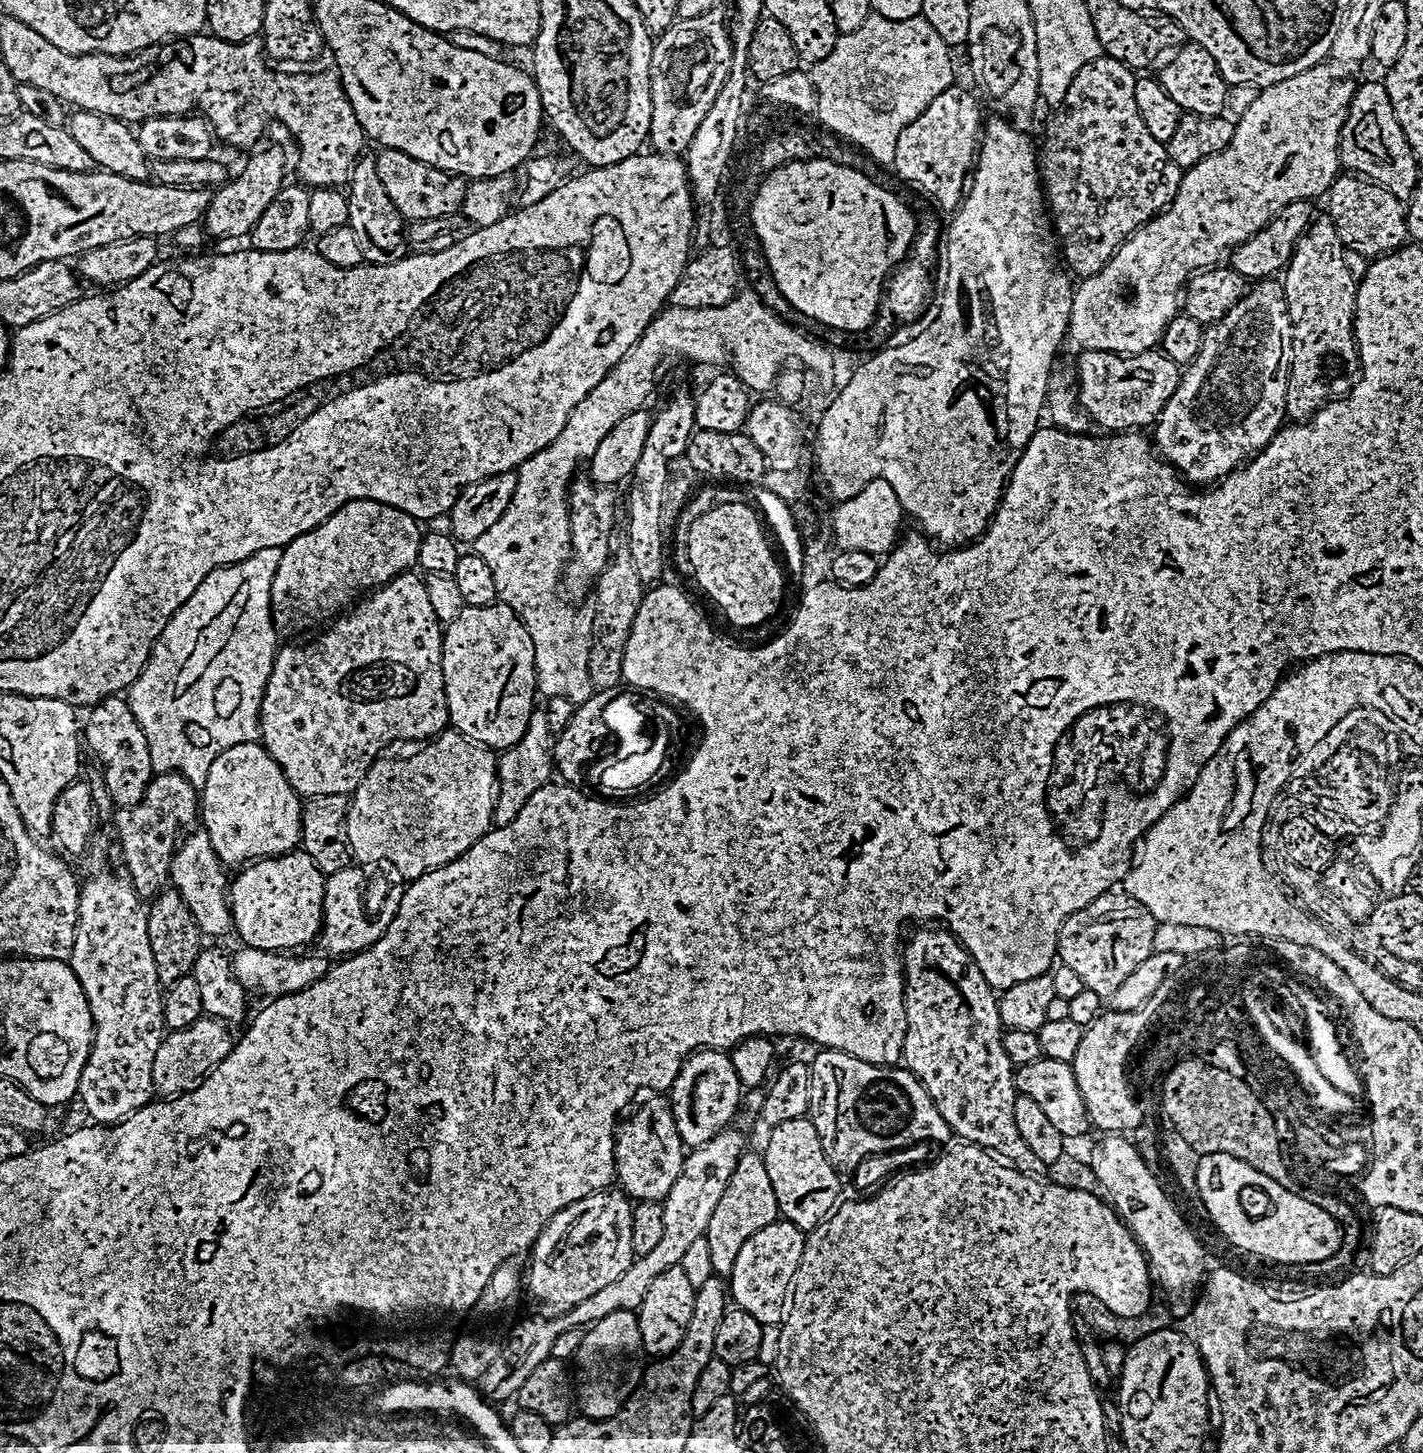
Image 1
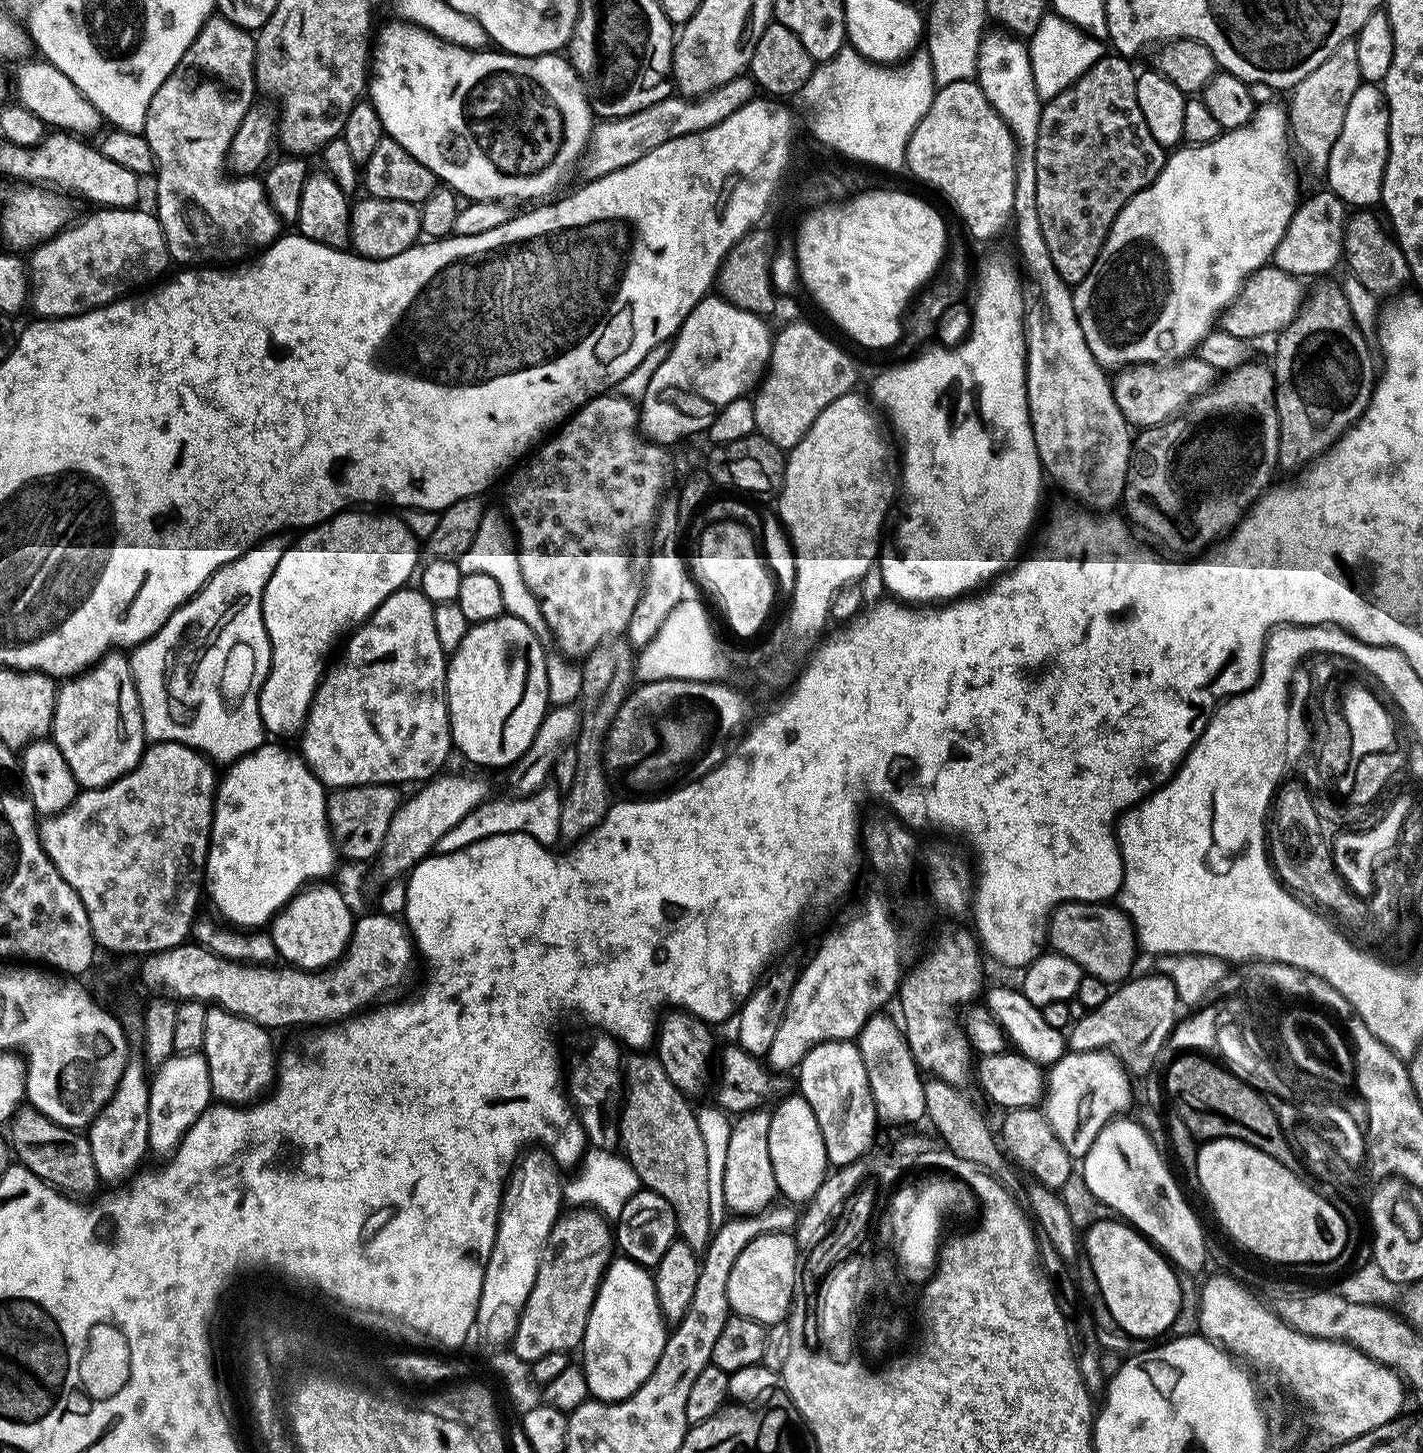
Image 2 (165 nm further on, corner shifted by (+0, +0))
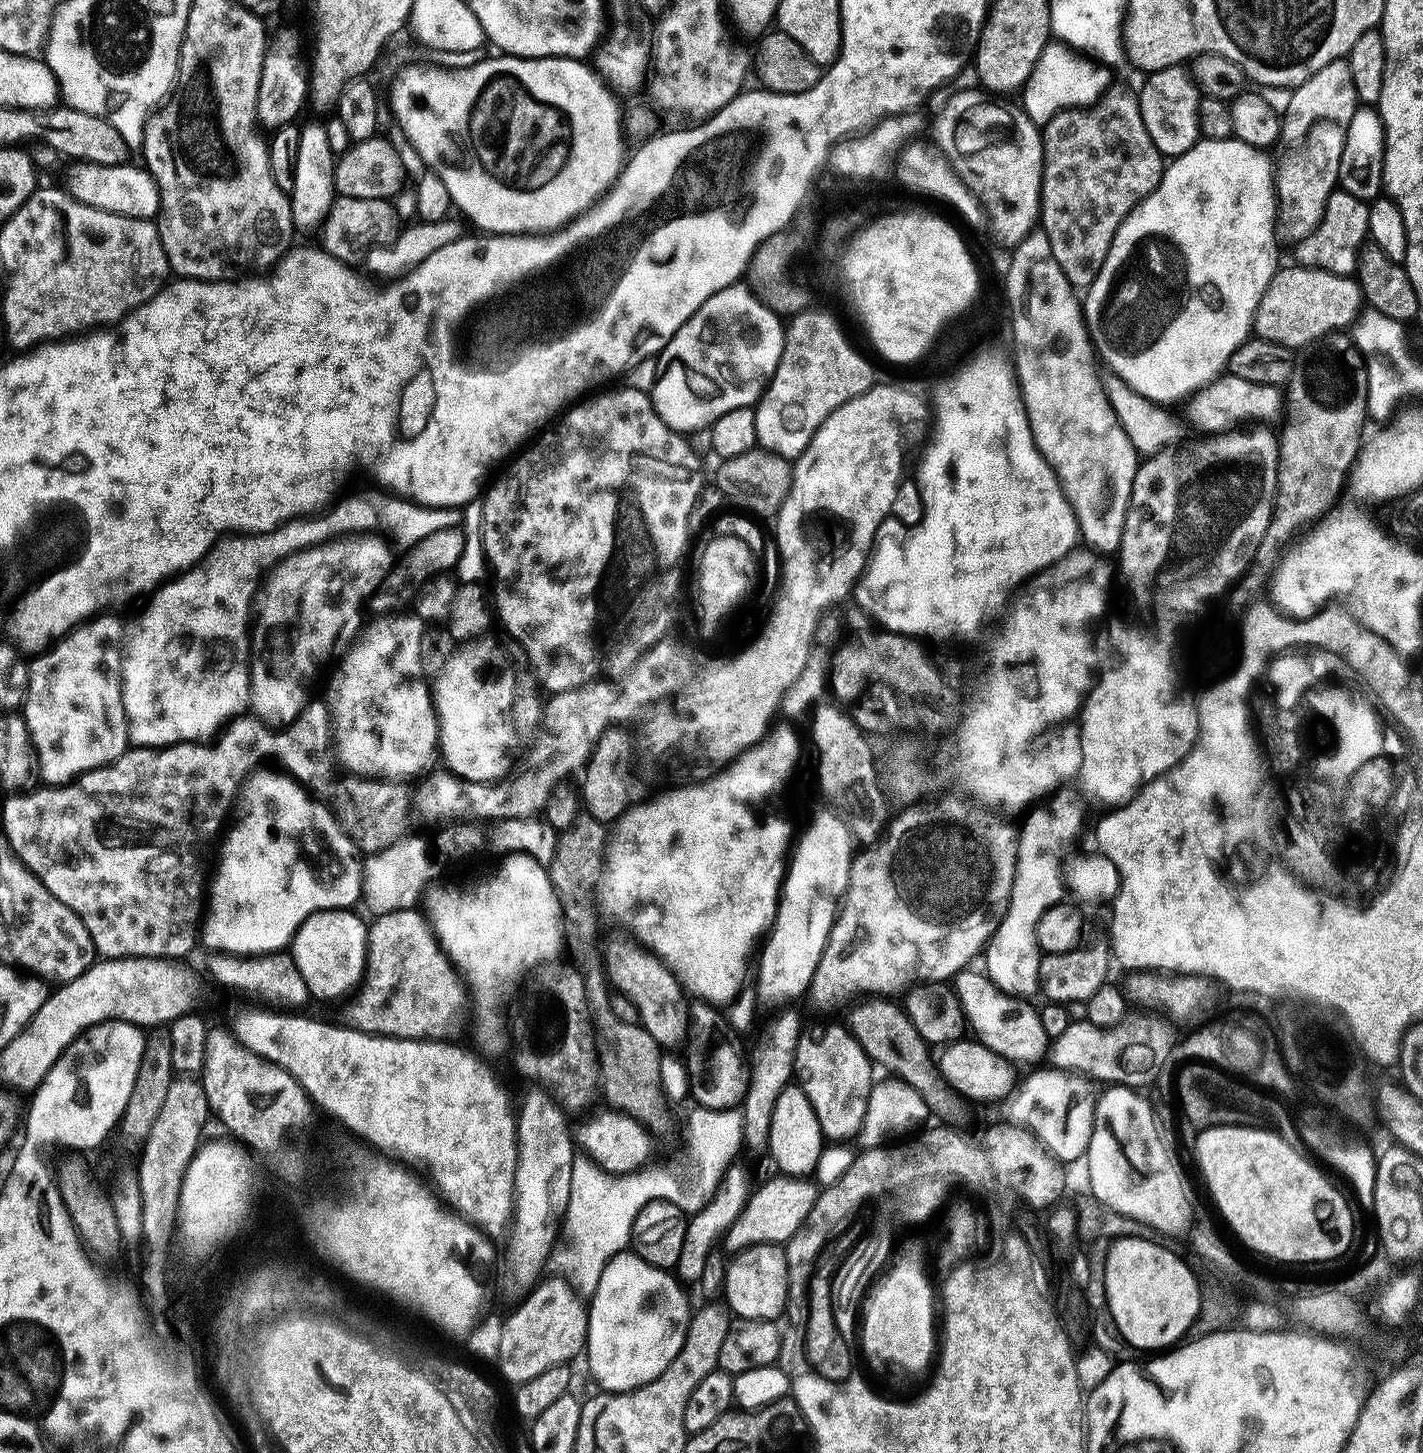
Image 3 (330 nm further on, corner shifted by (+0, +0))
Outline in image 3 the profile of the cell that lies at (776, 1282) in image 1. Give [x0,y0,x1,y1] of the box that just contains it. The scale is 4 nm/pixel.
[722,1244,788,1320]

